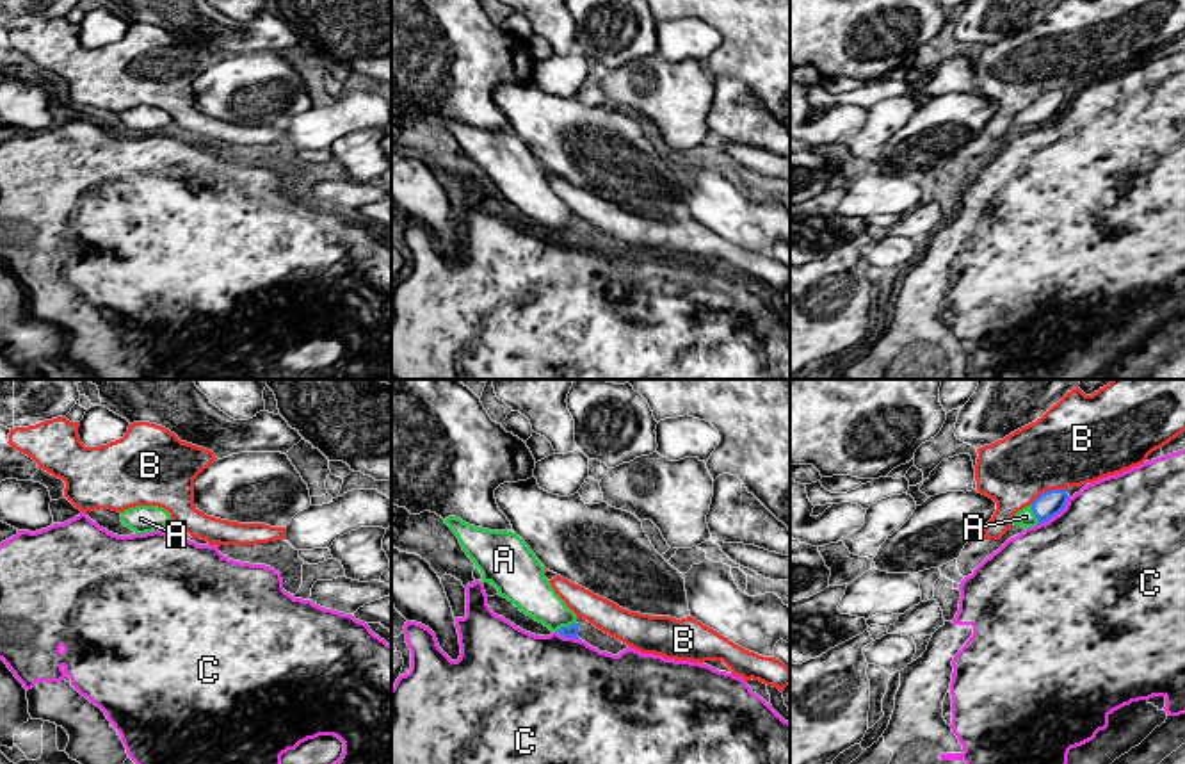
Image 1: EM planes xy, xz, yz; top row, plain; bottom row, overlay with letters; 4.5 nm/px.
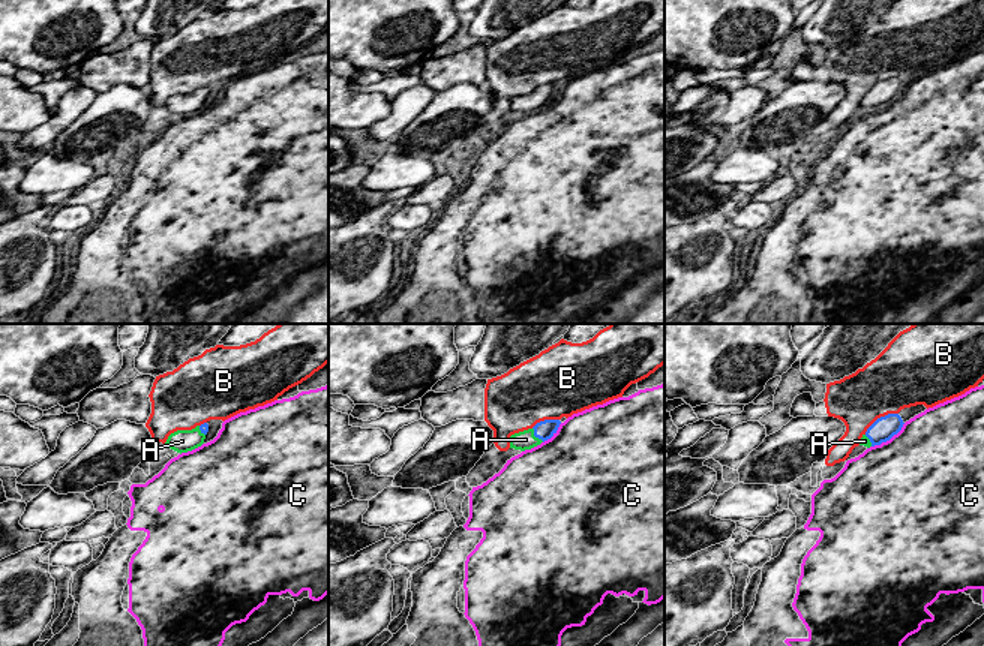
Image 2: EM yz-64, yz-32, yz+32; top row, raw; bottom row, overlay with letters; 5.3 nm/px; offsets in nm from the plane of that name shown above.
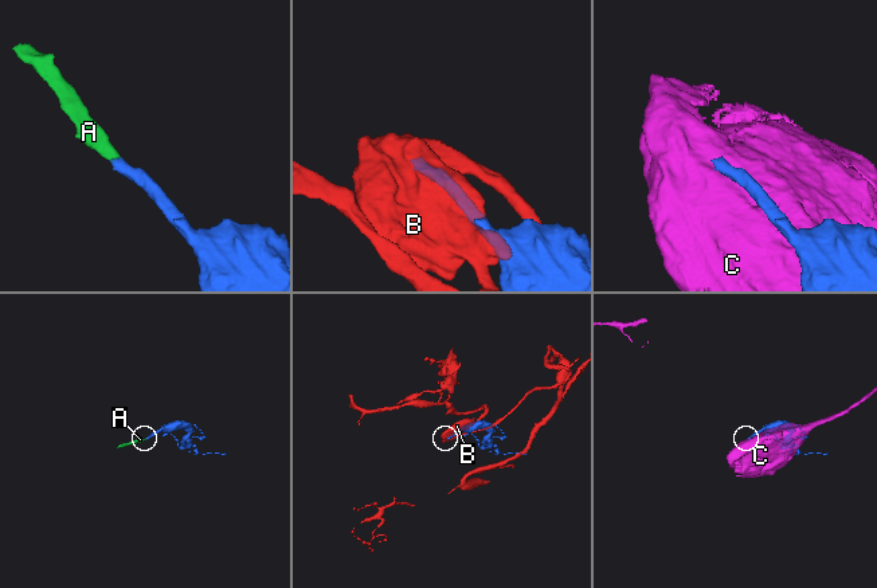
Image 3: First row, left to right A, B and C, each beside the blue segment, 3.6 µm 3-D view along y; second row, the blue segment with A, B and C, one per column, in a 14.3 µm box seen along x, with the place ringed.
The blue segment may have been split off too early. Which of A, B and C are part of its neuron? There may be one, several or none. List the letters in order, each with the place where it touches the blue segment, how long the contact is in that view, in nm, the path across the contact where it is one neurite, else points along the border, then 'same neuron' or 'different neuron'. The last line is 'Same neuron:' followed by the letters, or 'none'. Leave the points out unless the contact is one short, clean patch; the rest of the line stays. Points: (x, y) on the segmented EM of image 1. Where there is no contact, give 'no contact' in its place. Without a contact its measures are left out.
A: meets blue in yz at (1036, 515); contact 100 nm long; runs through yz (1048, 504), (1036, 515), (1025, 517); same neuron
B: meets blue in yz at (1047, 492); contact 170 nm long; different neuron
C: meets blue in yz at (1056, 513); contact 200 nm long; different neuron
Same neuron: A

